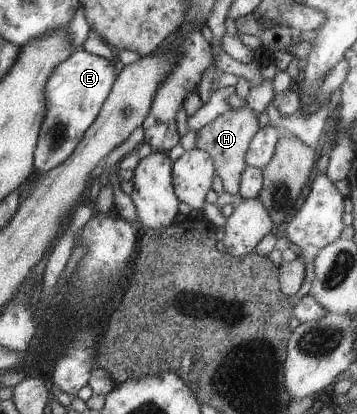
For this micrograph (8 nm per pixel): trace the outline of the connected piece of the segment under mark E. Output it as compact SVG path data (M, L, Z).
M83 50L74 51L51 72L43 86L44 116L39 128L34 167L47 173L64 162L83 139L83 134L97 117L104 99L116 80L113 61Z

